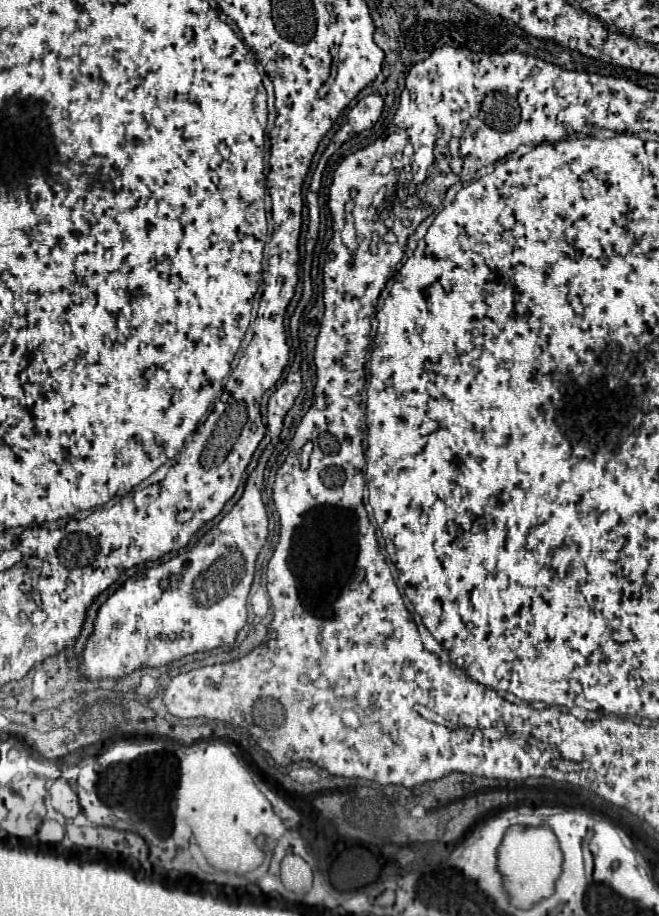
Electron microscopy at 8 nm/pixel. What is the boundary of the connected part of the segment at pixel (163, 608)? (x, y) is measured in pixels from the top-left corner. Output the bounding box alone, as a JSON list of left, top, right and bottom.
[81,461,267,679]

